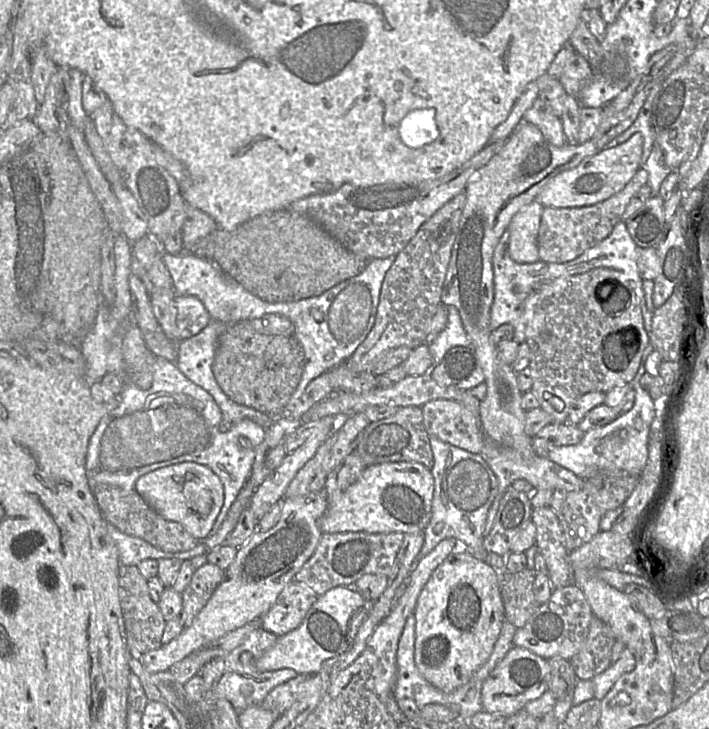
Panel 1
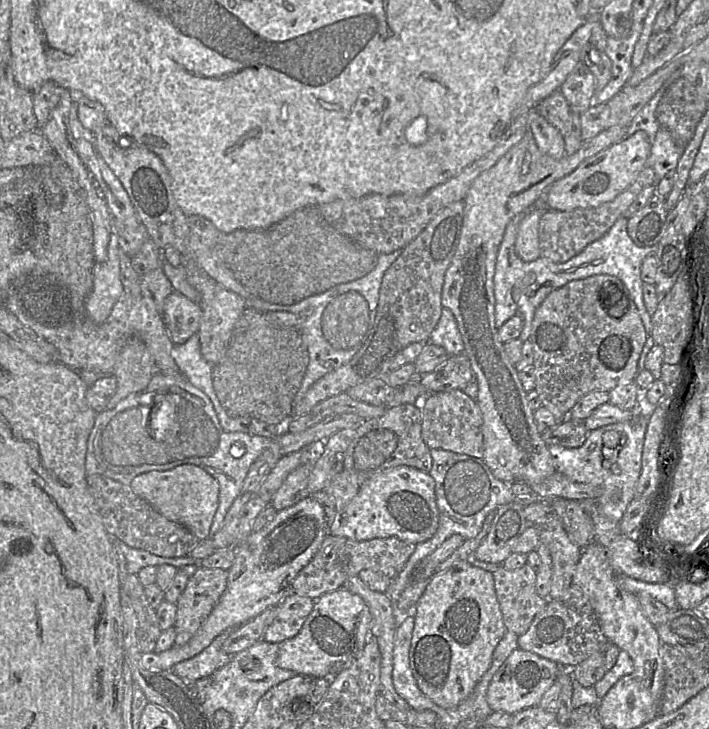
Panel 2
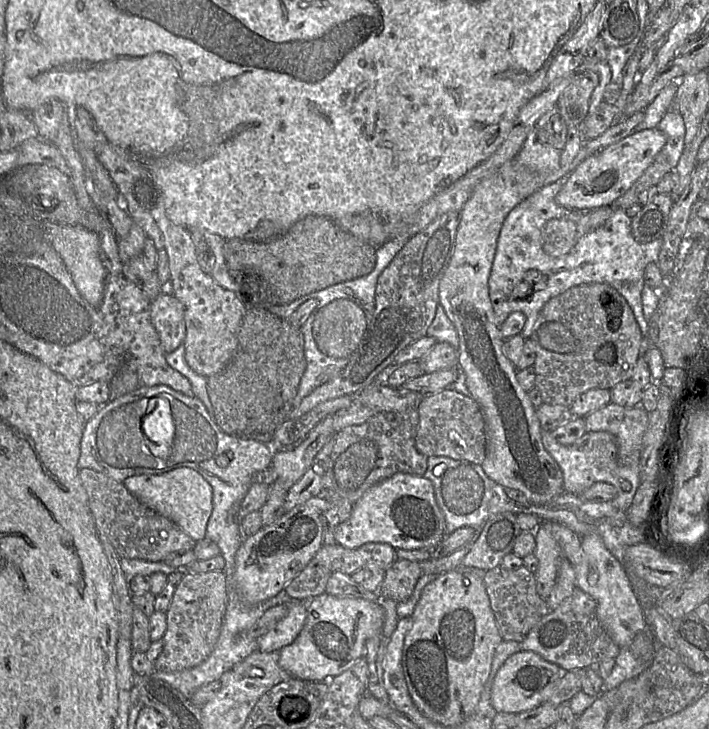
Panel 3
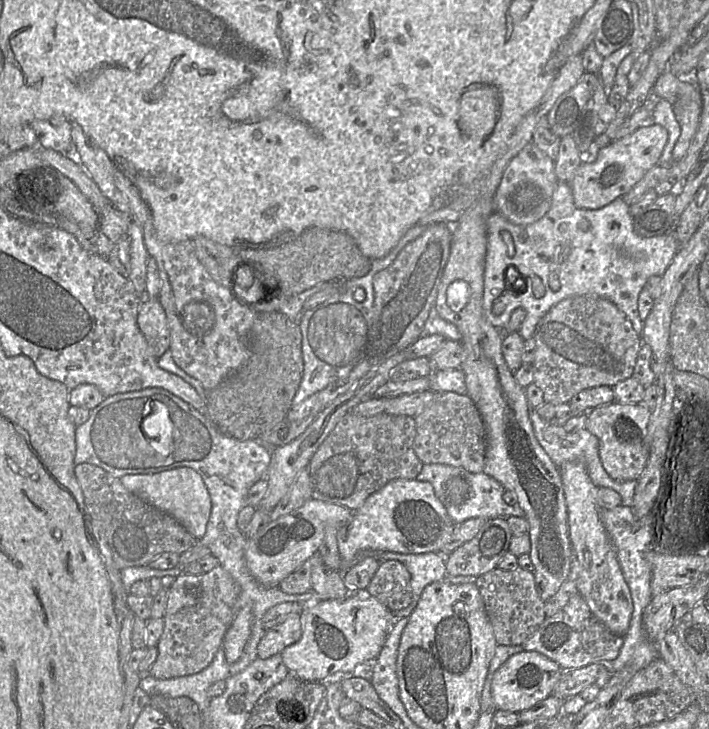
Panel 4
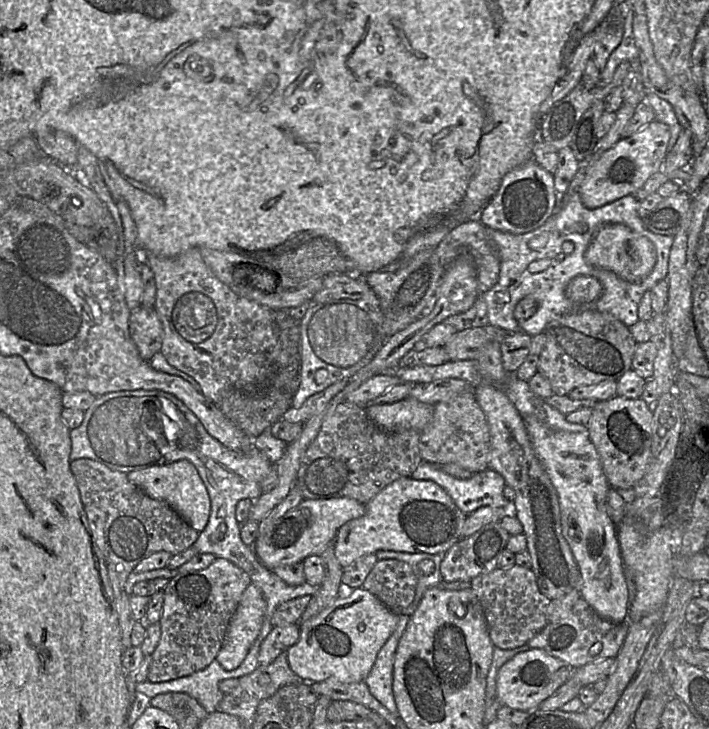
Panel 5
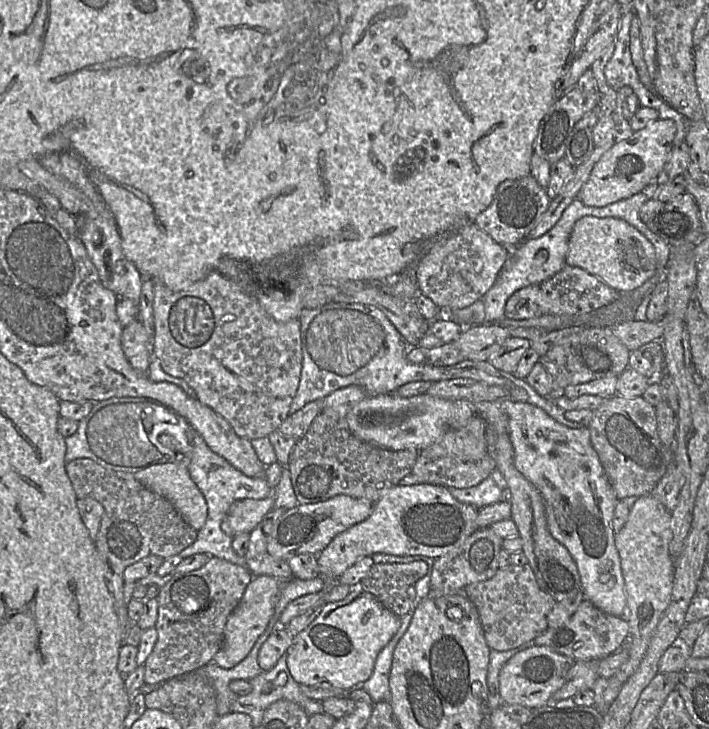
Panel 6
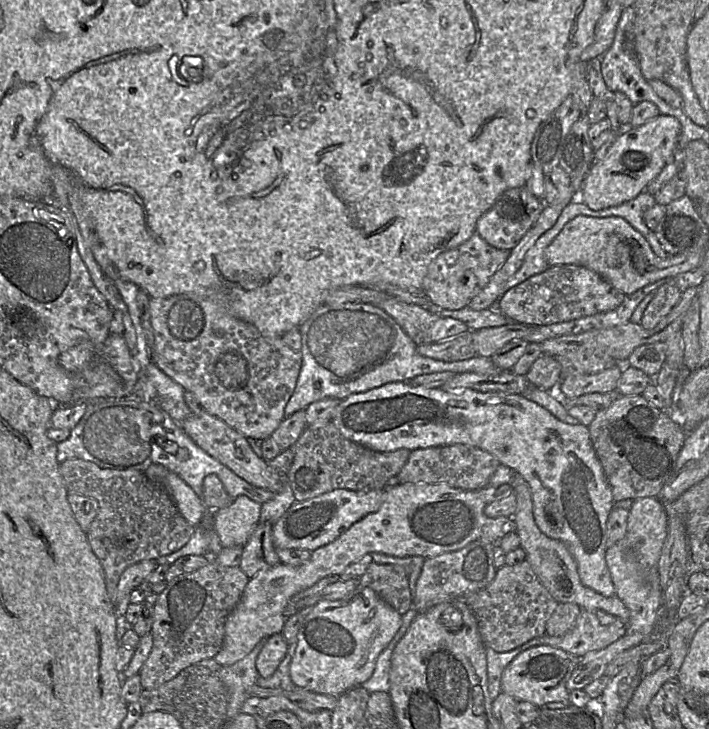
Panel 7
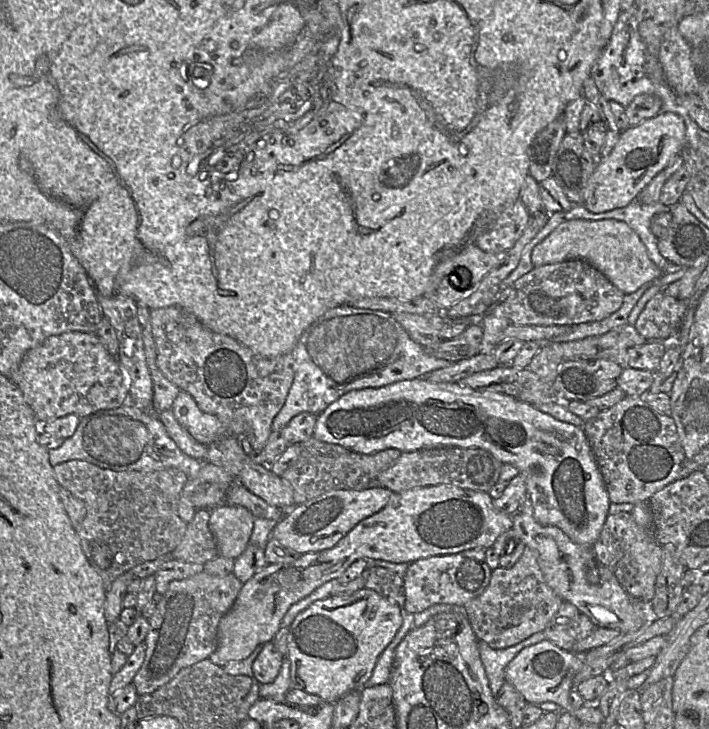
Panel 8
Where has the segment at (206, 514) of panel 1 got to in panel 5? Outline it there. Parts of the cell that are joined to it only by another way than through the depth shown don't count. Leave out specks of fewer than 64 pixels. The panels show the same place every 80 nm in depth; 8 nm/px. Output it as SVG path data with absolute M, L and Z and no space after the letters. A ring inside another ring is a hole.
M187 460L127 473L128 479L150 497L166 502L193 529L202 532L209 520L211 501L196 467Z

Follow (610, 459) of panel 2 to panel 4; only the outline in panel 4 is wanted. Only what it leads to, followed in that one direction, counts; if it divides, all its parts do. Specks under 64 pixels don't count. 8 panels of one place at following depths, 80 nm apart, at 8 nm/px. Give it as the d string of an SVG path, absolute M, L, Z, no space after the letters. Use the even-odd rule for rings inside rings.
M532 408L530 411L530 419L537 440L559 469L567 462L582 461L591 481L596 487L607 487L615 490L622 498L621 505L632 506L637 480L617 481L608 475L599 457L599 440L596 436L591 434L586 428L577 432L568 433L562 426L556 426L546 422L540 417L537 411Z

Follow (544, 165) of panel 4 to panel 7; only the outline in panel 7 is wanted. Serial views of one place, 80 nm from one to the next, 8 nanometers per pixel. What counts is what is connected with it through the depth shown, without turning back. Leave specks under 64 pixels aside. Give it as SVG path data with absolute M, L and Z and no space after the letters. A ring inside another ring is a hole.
M526 186L508 189L504 191L494 205L478 219L475 233L494 248L510 251L518 244L538 219L544 205L543 201L535 197Z

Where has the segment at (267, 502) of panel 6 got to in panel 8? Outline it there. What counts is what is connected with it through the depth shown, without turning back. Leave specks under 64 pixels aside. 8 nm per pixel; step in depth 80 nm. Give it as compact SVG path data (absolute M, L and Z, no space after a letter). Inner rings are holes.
M224 503L210 510L209 528L220 556L236 559L249 544L255 517L243 506Z

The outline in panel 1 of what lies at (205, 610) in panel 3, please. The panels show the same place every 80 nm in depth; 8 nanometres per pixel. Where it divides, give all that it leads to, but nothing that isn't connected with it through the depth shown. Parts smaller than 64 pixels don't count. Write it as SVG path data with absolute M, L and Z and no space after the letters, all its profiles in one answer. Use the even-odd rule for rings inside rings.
M205 563L195 570L190 584L182 593L183 609L180 618L184 628L192 624L224 577L225 571L211 563Z

